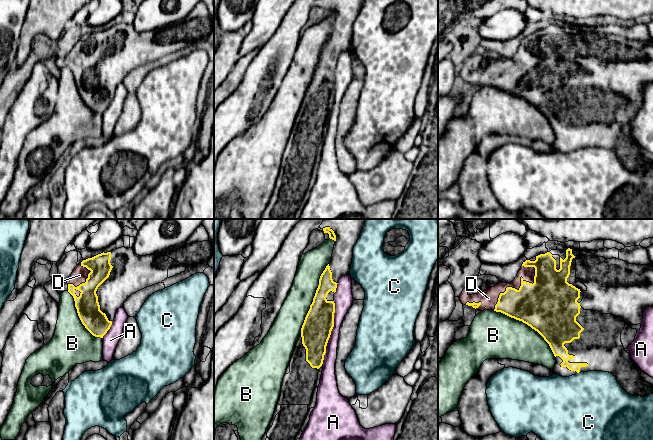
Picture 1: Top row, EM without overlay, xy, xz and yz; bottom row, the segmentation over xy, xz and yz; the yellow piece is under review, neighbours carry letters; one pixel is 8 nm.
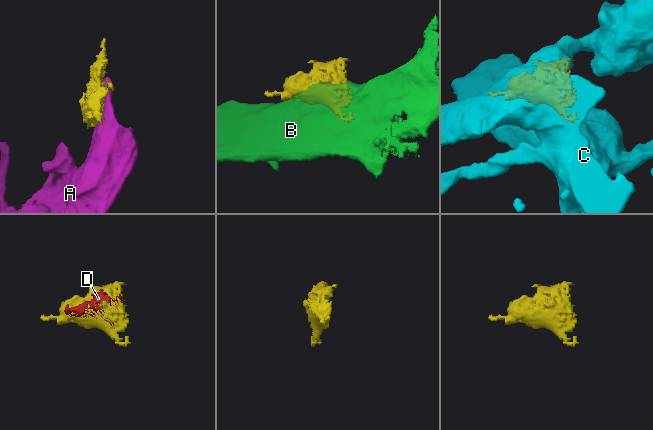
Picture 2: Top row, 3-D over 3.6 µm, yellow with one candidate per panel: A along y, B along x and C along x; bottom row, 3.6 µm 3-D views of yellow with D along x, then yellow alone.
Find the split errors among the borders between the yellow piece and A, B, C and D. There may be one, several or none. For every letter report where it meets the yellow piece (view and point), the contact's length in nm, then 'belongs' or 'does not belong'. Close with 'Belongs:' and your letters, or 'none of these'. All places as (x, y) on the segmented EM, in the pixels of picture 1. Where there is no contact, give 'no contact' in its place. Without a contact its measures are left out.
A: meets yellow in xz at (330, 333); contact 550 nm long; does not belong
B: meets yellow in xz at (313, 298); contact 600 nm long; does not belong
C: meets yellow in yz at (578, 372); contact 30 nm long; does not belong
D: meets yellow in yz at (519, 288); contact 480 nm long; belongs
Belongs: D

